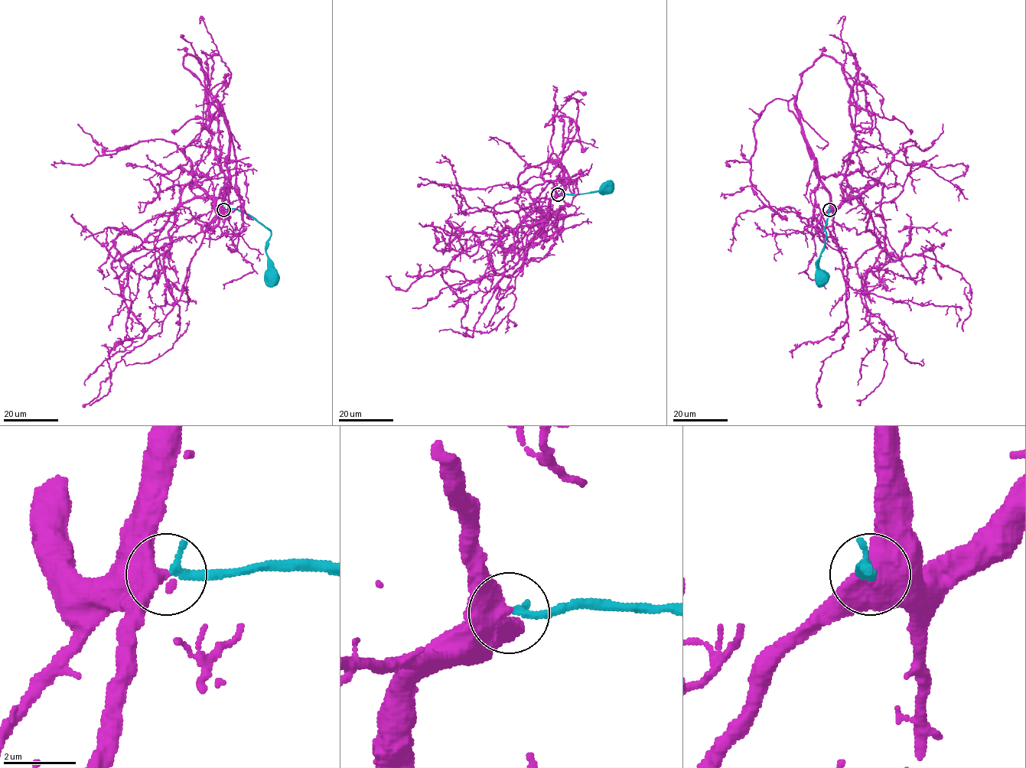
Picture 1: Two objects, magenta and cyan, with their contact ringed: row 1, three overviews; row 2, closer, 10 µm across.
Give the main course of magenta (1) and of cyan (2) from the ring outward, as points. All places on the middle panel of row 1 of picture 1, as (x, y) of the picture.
1: (558, 194), (503, 235), (449, 243), (446, 221), (478, 238), (474, 254), (443, 252), (424, 225)
2: (558, 194), (605, 191), (600, 188), (603, 184), (607, 187)

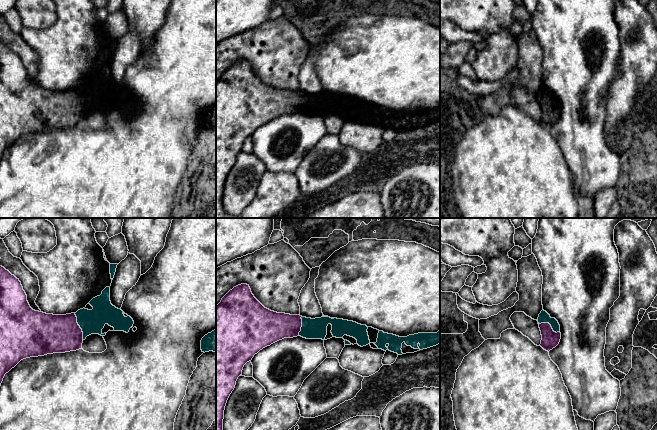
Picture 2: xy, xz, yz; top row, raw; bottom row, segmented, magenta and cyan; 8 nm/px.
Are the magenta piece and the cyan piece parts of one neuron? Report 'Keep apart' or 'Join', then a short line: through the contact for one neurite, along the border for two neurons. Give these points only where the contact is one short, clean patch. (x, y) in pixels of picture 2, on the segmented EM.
Join. Line: xy (49, 333), (66, 333), (79, 326), (84, 322), (92, 321)

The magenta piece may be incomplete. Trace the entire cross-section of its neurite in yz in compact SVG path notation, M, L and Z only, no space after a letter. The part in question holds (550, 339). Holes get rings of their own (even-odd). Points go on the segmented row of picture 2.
M544 310L539 314L538 323L542 335L540 346L549 352L560 342L560 325L555 318L551 318Z

